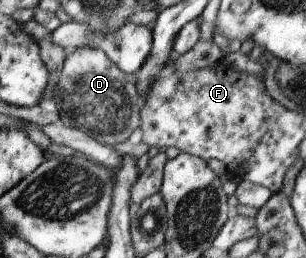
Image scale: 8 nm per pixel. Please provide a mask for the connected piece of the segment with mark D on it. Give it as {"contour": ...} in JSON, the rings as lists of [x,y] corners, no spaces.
{"contour":[[[80,46],[66,56],[56,83],[54,101],[60,122],[78,128],[100,144],[116,146],[140,126],[140,98],[135,76],[123,73],[96,47]]]}

